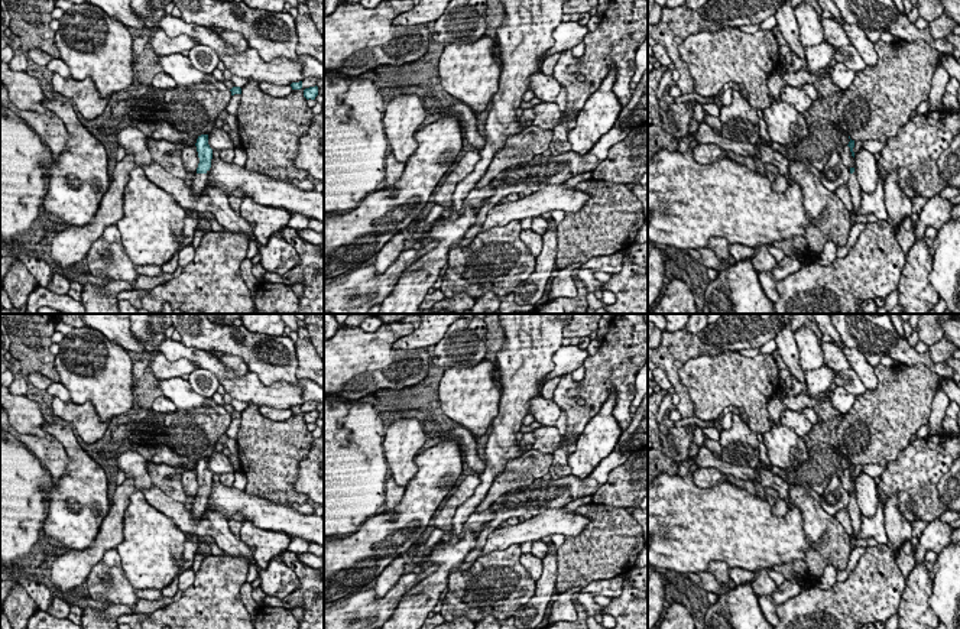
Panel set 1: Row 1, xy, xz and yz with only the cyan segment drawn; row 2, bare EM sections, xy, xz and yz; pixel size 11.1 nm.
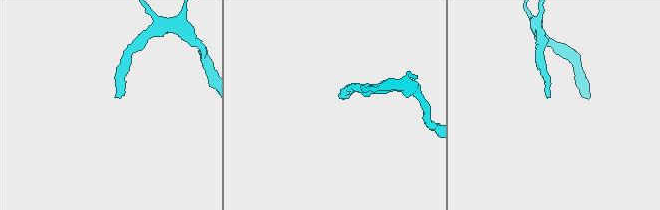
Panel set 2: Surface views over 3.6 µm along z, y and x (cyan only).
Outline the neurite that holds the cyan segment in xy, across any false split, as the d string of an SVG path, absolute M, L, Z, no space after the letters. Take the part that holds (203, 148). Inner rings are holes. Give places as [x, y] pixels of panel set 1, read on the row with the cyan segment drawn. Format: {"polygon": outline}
{"polygon": "M201 134L197 139L197 152L200 158L200 163L197 168L197 175L192 179L192 191L195 194L204 192L207 188L207 172L211 168L211 159L213 159L213 149L208 145L208 134Z"}

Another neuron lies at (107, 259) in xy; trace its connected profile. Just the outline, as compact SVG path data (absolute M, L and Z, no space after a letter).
M108 226L95 240L85 257L90 273L110 281L123 281L133 285L139 276L134 265L124 252L117 226Z

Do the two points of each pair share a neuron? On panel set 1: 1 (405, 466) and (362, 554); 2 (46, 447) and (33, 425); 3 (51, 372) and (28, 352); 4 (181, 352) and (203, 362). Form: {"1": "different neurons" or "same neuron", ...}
{"1": "different neurons", "2": "different neurons", "3": "same neuron", "4": "same neuron"}

